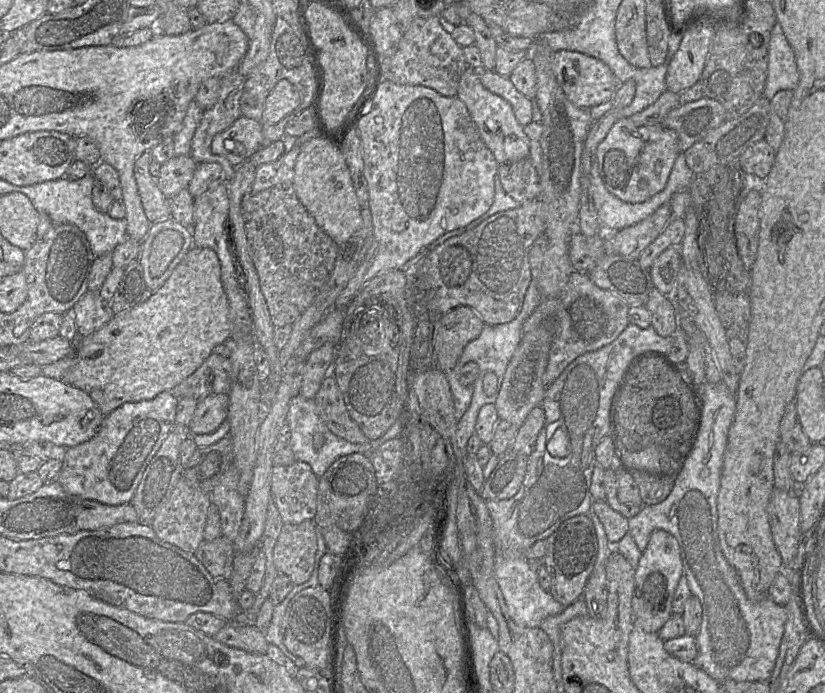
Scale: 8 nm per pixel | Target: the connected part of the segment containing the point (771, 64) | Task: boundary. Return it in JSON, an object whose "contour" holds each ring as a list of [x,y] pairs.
{"contour":[[[775,24],[771,32],[767,77],[763,97],[769,101],[781,90],[795,90],[799,84],[799,70],[792,47],[782,26]]]}

